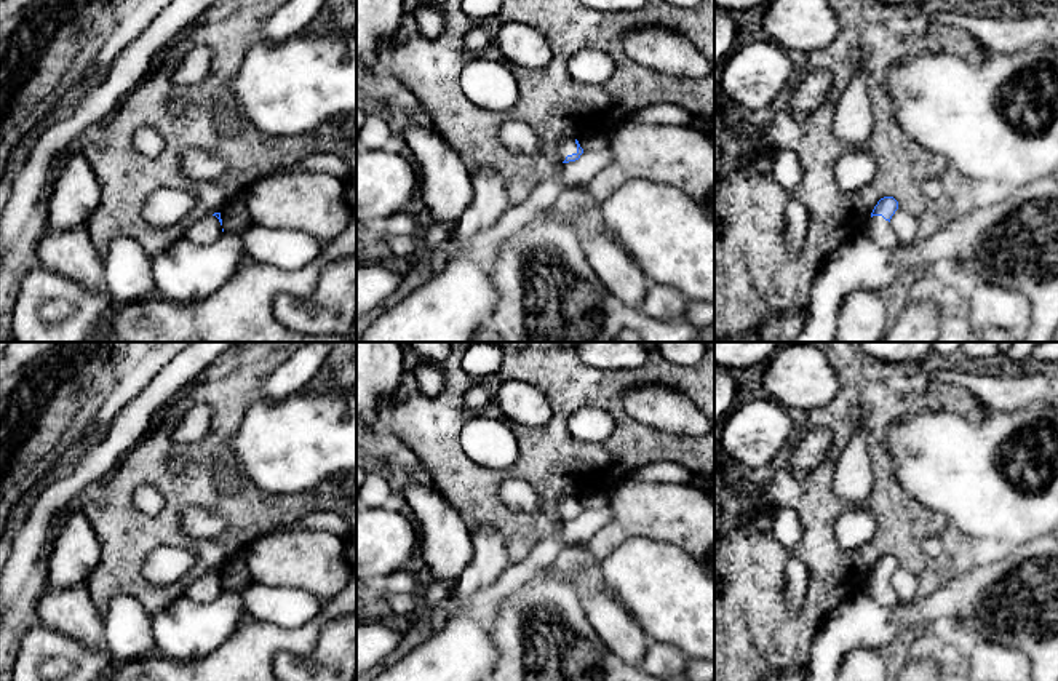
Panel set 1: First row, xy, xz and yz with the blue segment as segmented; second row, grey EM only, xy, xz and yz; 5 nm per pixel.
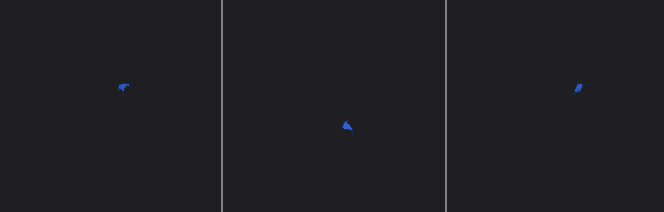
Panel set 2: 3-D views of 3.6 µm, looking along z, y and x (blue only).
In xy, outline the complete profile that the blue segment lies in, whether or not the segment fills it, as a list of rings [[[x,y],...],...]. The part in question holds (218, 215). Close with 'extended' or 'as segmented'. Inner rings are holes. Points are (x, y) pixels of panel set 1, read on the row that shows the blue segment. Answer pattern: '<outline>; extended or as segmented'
[[[214,213],[211,216],[205,216],[190,225],[184,237],[198,243],[198,245],[209,245],[219,240],[222,235],[222,219],[221,213]]]; extended

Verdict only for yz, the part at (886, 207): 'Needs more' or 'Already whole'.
Needs more

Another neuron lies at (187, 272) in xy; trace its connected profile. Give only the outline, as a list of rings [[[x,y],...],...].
[[[224,232],[209,245],[182,237],[152,259],[155,291],[176,304],[198,302],[235,275],[245,253],[238,232]]]

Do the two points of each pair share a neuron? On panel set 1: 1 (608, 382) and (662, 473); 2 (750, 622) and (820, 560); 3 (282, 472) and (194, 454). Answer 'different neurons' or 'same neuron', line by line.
1: different neurons
2: same neuron
3: different neurons

